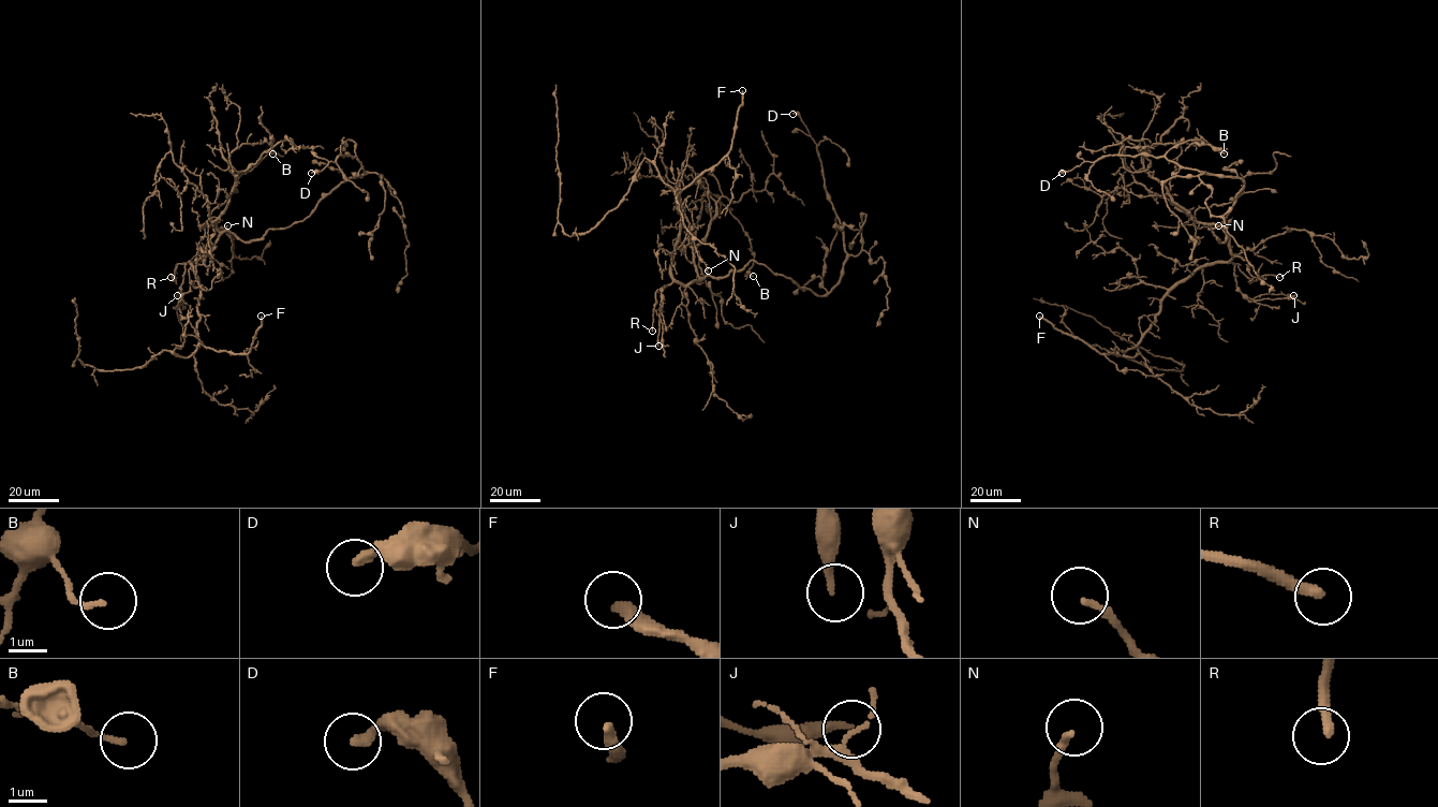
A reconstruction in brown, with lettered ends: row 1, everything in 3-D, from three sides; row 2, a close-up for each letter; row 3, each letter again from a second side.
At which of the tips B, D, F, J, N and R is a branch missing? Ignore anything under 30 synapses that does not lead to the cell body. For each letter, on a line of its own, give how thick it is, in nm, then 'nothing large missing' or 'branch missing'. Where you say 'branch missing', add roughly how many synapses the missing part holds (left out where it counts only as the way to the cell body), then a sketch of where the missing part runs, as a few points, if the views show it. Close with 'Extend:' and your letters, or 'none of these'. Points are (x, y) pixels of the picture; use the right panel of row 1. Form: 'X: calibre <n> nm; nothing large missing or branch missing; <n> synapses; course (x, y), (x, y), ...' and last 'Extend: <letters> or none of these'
B: calibre 130 nm; nothing large missing
D: calibre 240 nm; nothing large missing
F: calibre 320 nm; nothing large missing
J: calibre 240 nm; nothing large missing
N: calibre 190 nm; branch missing; 130 synapses; course (1218, 225), (1171, 215), (1133, 186), (1099, 170), (1091, 148), (1067, 120), (1070, 117), (1075, 127)
R: calibre 280 nm; branch missing; course (1279, 277), (1338, 307), (1374, 334), (1422, 320), (1433, 308)
Extend: N, R

